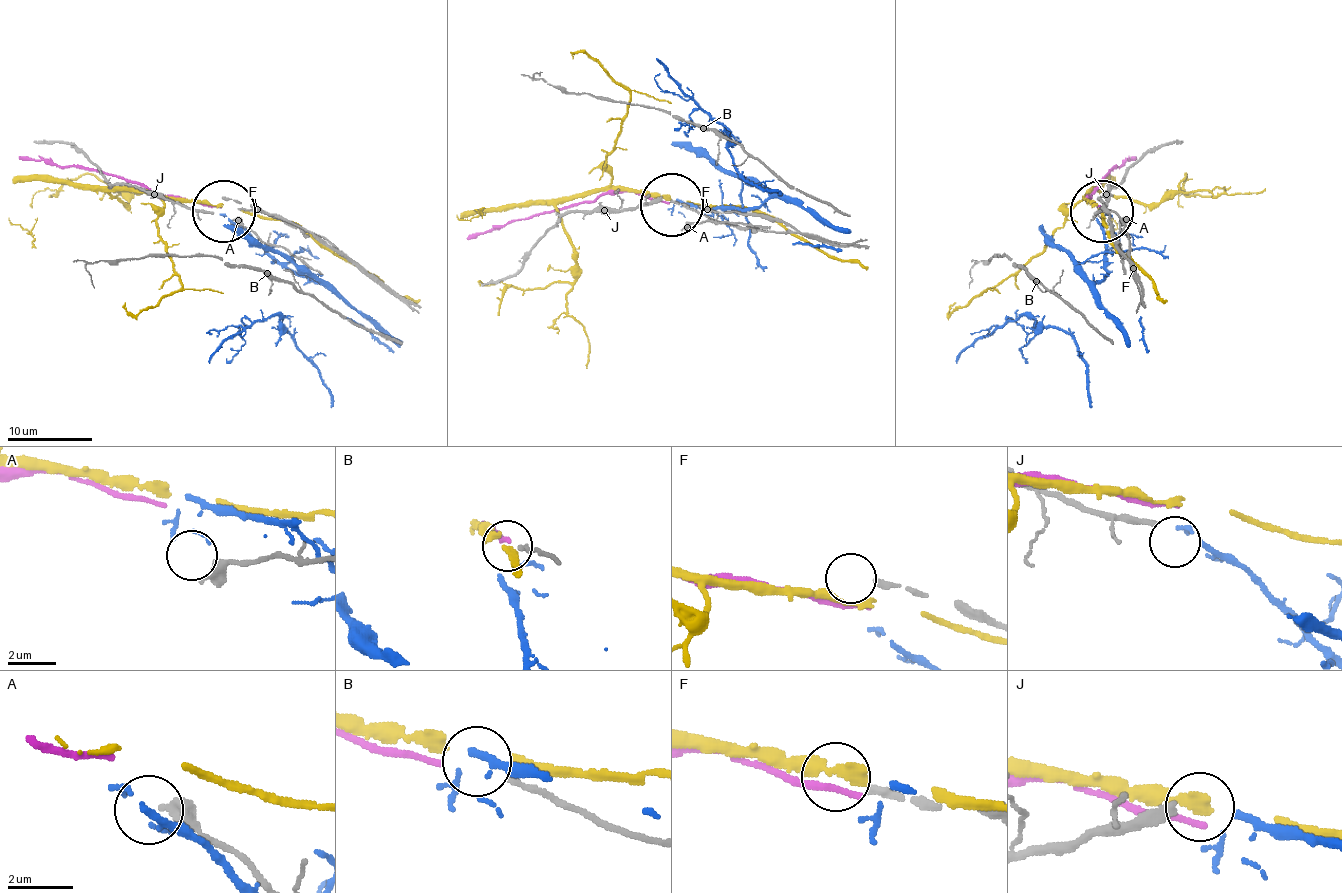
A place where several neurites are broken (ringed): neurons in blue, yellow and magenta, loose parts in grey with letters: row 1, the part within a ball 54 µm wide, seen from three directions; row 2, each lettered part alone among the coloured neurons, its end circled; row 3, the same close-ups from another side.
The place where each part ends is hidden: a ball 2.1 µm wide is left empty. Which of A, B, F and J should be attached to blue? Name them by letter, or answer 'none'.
J

